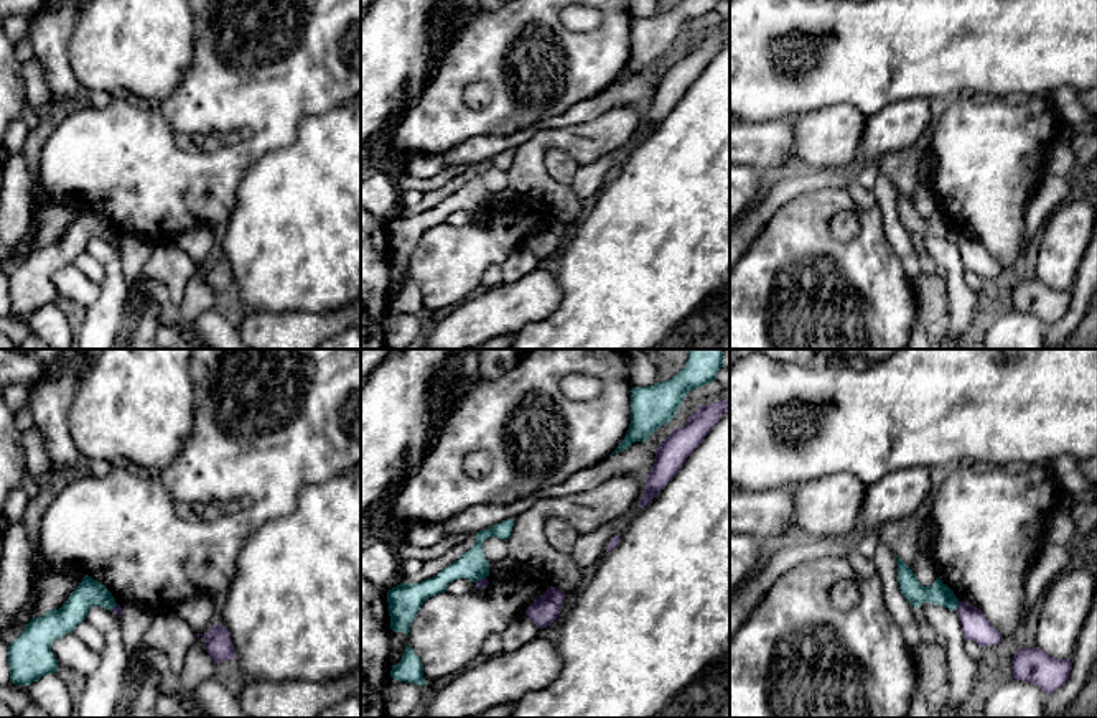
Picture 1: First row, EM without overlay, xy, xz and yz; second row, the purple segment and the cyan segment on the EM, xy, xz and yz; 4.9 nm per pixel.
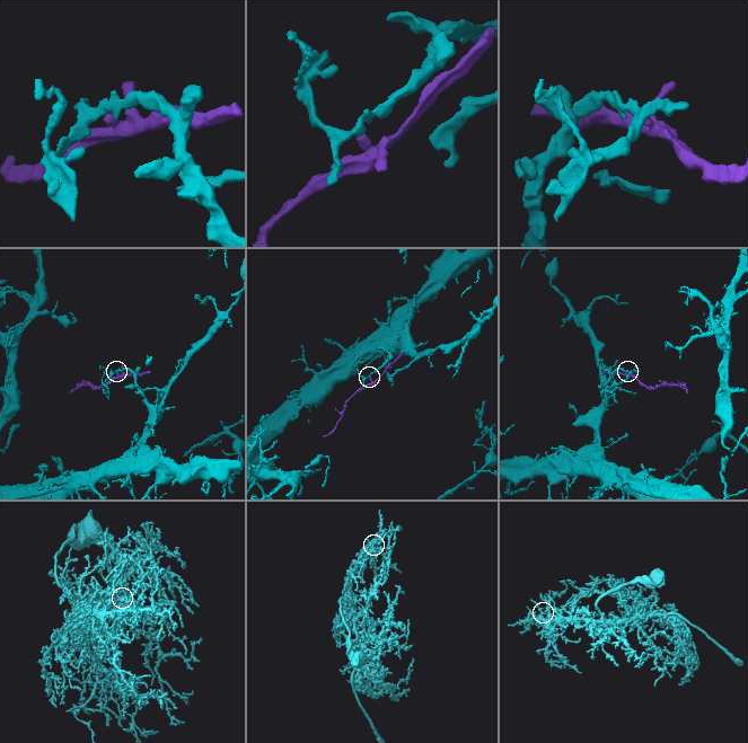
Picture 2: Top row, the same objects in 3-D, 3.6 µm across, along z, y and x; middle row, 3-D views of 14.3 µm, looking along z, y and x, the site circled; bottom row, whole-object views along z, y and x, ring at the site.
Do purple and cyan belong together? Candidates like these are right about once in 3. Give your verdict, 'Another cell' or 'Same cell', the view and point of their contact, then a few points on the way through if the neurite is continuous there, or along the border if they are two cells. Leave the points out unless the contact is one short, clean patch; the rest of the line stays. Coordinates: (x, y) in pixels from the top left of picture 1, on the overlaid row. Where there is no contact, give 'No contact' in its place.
Another cell. Touches purple at yz (959, 606). Boundary: yz (959, 601), (956, 610)

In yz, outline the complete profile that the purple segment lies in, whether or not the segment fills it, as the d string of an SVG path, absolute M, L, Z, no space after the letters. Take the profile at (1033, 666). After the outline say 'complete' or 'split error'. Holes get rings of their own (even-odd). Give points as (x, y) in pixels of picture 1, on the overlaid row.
M1039 647L1020 649L1011 657L1011 677L1039 687L1044 693L1054 693L1069 678L1071 659L1054 659Z | complete

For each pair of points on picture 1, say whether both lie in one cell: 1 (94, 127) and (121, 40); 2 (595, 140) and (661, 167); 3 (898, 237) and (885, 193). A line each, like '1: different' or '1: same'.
1: different
2: different
3: same

